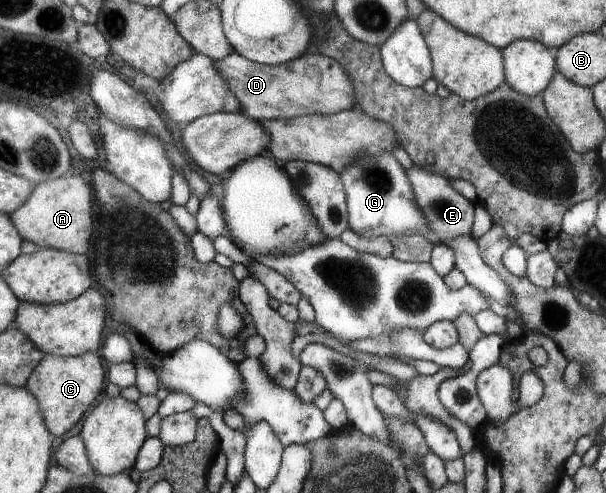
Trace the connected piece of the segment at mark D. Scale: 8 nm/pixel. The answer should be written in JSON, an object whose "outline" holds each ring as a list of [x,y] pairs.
{"outline":[[[233,51],[213,64],[241,105],[238,113],[251,120],[260,122],[267,119],[288,119],[309,113],[330,115],[356,106],[356,93],[353,92],[348,73],[336,60],[320,56],[320,52],[316,56],[301,55],[289,63],[262,65]]]}

